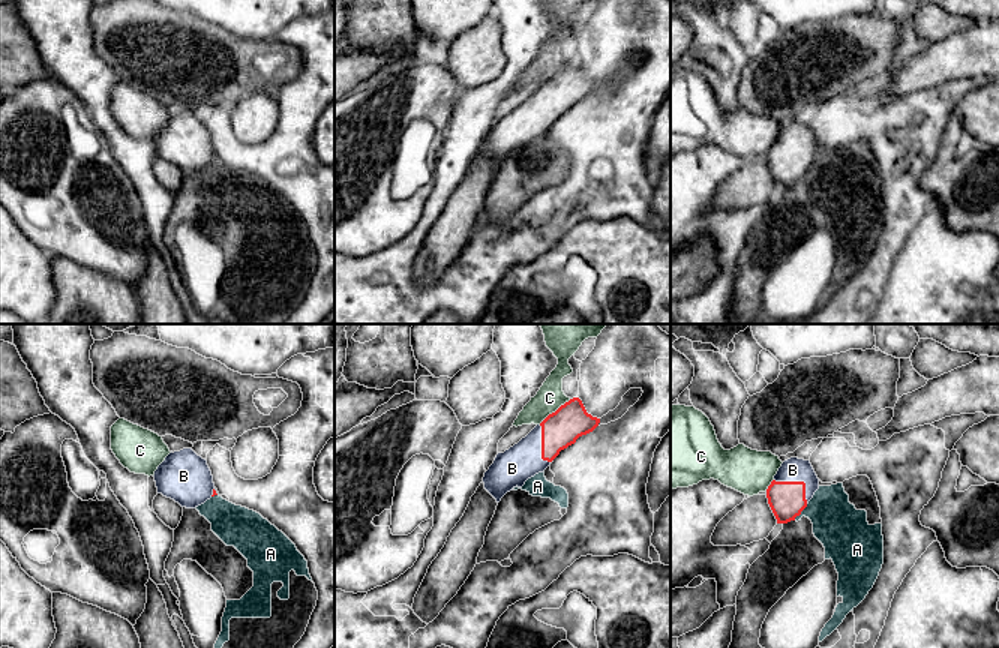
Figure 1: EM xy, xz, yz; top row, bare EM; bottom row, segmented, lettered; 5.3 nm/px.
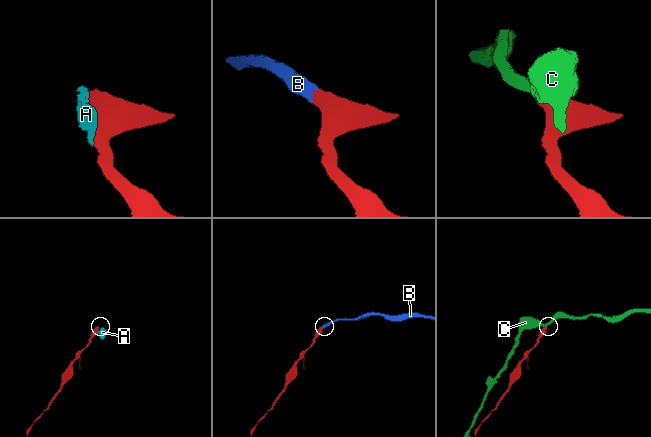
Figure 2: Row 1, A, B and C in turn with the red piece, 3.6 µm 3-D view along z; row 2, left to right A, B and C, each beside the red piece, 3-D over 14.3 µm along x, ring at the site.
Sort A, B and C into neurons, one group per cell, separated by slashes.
A / B / C

